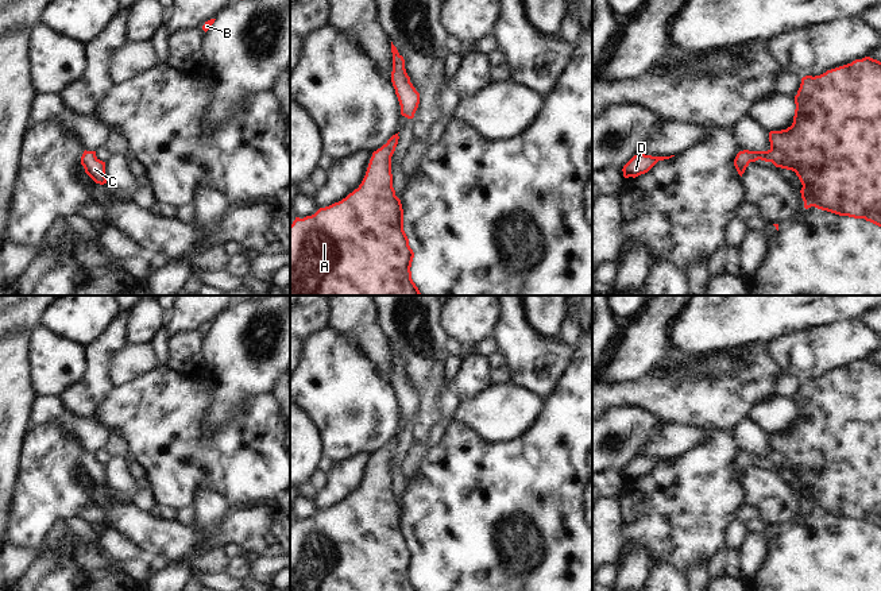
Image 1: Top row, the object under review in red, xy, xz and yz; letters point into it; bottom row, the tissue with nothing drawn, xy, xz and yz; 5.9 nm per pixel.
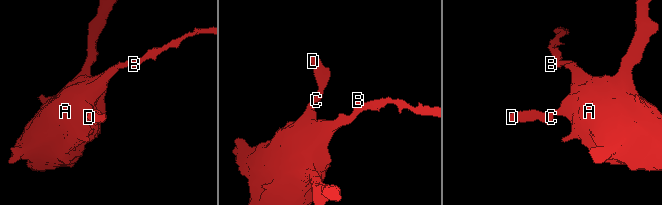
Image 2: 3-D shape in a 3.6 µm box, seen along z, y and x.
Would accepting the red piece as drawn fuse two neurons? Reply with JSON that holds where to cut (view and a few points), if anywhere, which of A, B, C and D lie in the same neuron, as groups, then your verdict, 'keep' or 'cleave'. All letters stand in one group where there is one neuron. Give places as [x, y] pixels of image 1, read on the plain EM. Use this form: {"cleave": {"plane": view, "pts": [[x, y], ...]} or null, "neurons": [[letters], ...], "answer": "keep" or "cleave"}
{"cleave": null, "neurons": [["A", "B", "C", "D"]], "answer": "keep"}

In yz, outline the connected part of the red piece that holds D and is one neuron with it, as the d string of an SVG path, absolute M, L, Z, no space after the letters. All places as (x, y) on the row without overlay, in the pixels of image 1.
M645 456L634 457L622 471L623 479L638 479L648 475L658 463L669 461L671 459L652 459Z

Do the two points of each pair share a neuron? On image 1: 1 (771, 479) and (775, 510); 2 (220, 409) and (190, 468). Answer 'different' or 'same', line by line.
1: same
2: different

